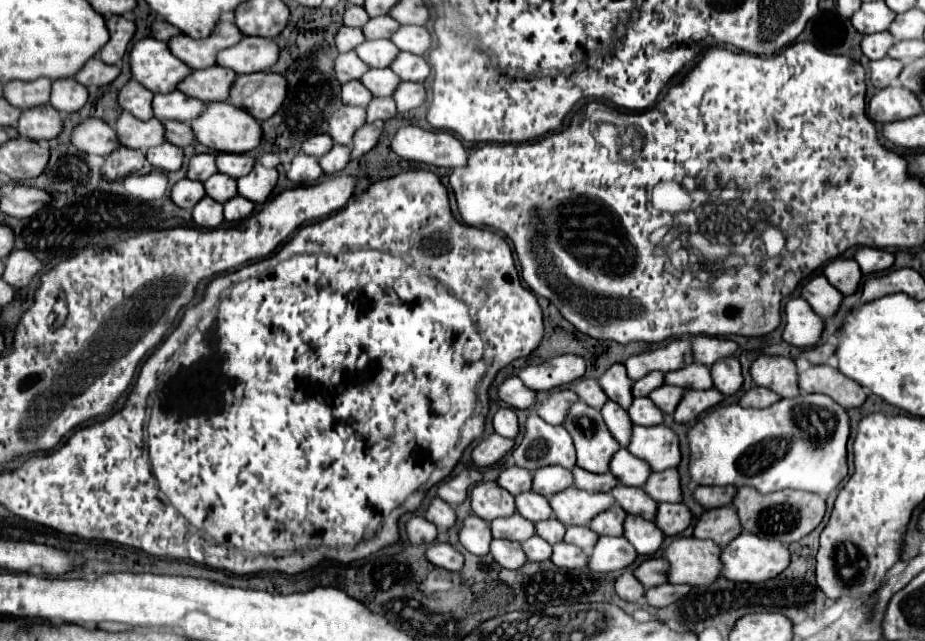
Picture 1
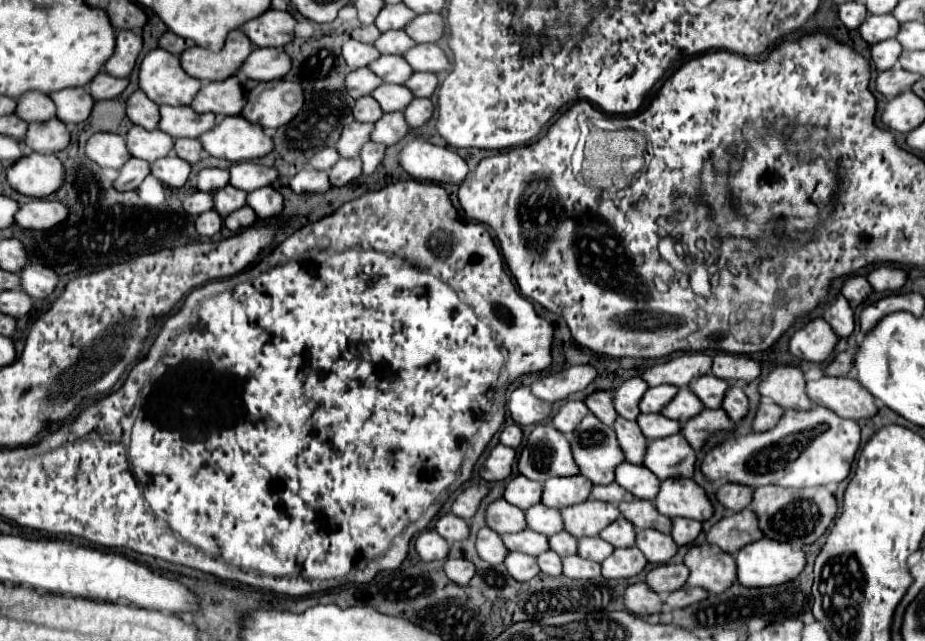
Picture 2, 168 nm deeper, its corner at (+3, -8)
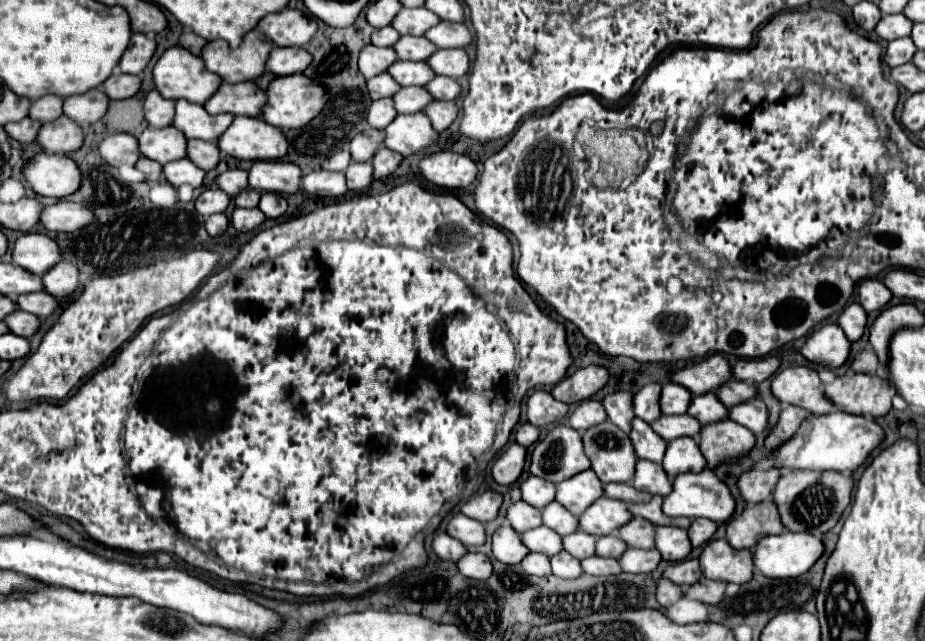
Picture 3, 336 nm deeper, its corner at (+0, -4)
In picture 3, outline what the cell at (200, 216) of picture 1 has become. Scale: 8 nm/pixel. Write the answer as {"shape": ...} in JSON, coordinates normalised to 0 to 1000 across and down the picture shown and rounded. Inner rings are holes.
{"shape":[[[228,334],[222,346],[222,356],[226,362],[226,368],[235,368],[235,365],[241,365],[248,353],[248,343],[243,334]]]}

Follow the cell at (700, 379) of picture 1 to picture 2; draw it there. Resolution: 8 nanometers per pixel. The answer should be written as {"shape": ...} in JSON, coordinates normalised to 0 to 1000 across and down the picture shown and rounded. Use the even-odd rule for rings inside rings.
{"shape":[[[770,583],[759,587],[746,599],[746,608],[761,627],[763,637],[778,637],[781,624],[791,599],[787,593],[778,593]]]}

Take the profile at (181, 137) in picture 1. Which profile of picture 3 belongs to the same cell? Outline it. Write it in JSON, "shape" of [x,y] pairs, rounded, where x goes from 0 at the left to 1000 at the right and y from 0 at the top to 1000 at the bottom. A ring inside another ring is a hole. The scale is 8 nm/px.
{"shape":[[[204,218],[202,222],[202,243],[209,256],[213,256],[217,265],[228,265],[237,253],[237,231],[232,222],[222,218]]]}

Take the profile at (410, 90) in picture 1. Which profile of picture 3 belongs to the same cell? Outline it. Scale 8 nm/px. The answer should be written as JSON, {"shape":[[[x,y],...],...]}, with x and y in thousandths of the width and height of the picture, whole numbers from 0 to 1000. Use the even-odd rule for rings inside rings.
{"shape":[[[468,156],[466,162],[462,162],[462,168],[457,168],[457,175],[464,181],[468,200],[472,206],[481,203],[494,181],[494,165],[490,159],[477,159],[477,156]]]}

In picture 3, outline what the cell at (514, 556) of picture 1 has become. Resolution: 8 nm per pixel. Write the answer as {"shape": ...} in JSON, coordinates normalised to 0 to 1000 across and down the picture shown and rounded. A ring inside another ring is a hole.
{"shape":[[[572,861],[572,864],[563,874],[563,886],[565,886],[570,895],[576,895],[576,899],[594,899],[594,895],[596,895],[594,871],[587,867],[587,864],[578,864],[578,861]]]}

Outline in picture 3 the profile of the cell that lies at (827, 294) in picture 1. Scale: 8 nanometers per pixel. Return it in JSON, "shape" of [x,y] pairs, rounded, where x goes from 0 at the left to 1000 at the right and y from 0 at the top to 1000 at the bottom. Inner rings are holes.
{"shape":[[[922,471],[922,474],[918,474],[918,477],[909,487],[905,505],[911,512],[914,524],[916,524],[920,534],[924,534],[924,530],[929,530],[929,527],[933,524],[933,518],[935,518],[937,487],[931,480],[929,471]]]}

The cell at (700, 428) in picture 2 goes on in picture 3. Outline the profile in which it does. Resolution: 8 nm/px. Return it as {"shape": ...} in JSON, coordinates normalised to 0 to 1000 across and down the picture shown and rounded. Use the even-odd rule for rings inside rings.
{"shape":[[[784,652],[771,661],[758,665],[756,699],[764,715],[764,727],[773,730],[775,724],[805,708],[814,699],[816,677],[801,661]]]}

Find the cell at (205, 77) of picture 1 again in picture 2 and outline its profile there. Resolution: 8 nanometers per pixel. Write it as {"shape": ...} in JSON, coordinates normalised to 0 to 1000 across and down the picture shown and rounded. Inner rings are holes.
{"shape":[[[255,119],[242,125],[242,128],[227,128],[223,131],[208,159],[208,168],[212,175],[231,175],[242,181],[259,178],[266,159],[264,137]]]}

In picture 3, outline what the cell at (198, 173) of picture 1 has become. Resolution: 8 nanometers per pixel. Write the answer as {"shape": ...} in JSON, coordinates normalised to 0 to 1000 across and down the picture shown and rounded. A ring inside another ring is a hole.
{"shape":[[[252,262],[252,265],[245,265],[241,271],[237,271],[230,284],[230,290],[239,293],[241,300],[245,300],[248,306],[254,306],[258,303],[263,293],[267,293],[267,268],[265,265],[258,265],[258,262]]]}

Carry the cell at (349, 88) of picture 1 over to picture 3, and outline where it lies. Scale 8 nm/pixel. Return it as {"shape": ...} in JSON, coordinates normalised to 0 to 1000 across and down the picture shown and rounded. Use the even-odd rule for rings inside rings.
{"shape":[[[414,153],[414,156],[405,156],[401,159],[397,187],[403,200],[416,200],[418,193],[425,190],[425,184],[429,181],[427,168],[425,168],[425,156],[423,153]]]}

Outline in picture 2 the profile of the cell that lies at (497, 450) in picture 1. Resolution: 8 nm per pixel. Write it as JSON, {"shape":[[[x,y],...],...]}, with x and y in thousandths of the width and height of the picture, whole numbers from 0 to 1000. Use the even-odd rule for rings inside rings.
{"shape":[[[538,693],[528,715],[523,718],[521,730],[519,730],[519,743],[528,752],[541,752],[547,749],[554,736],[554,724],[556,724],[556,711],[558,705],[545,693]]]}

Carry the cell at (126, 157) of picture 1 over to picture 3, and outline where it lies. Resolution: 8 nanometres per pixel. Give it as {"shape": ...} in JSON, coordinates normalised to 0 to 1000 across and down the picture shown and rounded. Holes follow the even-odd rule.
{"shape":[[[152,243],[146,259],[148,259],[148,265],[152,265],[161,281],[168,281],[168,278],[174,271],[174,256],[168,253],[168,250],[161,250],[161,246],[157,246],[157,243]]]}

